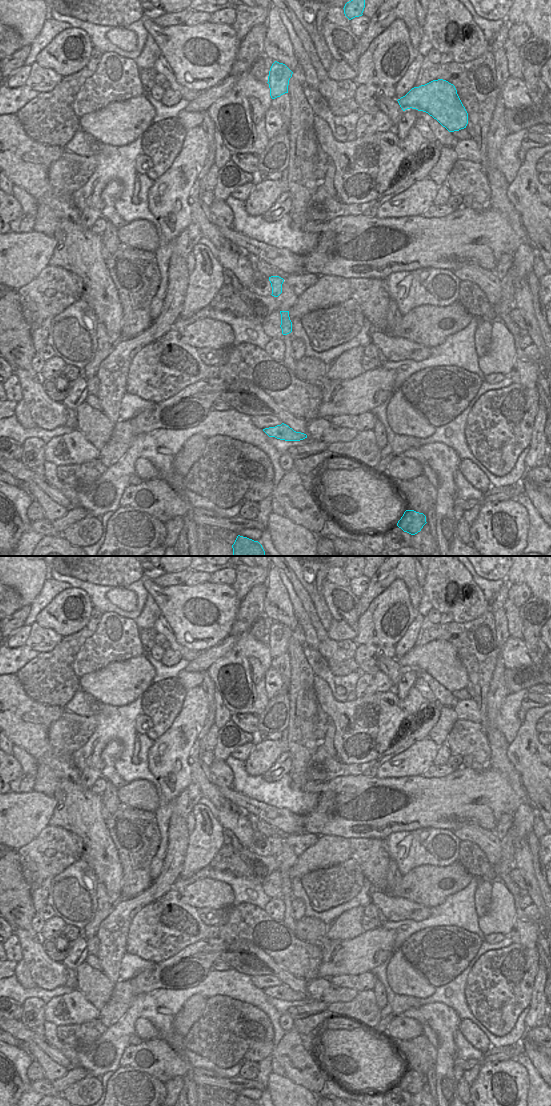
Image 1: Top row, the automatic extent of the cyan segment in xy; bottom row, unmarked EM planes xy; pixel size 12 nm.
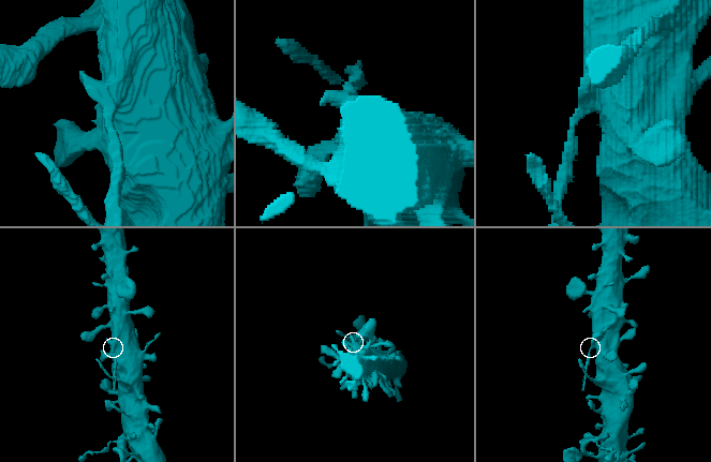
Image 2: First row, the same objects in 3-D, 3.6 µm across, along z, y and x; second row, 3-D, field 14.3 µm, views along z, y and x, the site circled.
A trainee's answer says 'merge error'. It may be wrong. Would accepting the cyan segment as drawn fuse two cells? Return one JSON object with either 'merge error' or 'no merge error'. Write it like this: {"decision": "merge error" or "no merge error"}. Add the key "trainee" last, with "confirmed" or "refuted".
{"decision": "merge error", "trainee": "confirmed"}

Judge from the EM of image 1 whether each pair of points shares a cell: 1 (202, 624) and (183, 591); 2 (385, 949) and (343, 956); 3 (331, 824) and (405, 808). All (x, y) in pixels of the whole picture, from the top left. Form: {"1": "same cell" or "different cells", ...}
{"1": "same cell", "2": "same cell", "3": "same cell"}

